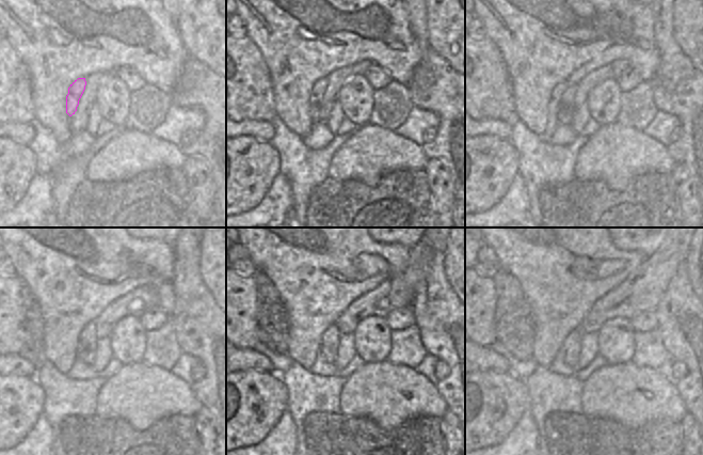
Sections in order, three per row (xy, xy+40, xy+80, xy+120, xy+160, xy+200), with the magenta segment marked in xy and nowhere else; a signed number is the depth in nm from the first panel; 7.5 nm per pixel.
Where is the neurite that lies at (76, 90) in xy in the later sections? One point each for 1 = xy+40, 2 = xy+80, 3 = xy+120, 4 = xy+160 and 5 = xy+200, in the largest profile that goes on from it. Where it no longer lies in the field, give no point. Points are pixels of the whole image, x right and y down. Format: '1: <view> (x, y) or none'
1: xy+40 (319, 87)
2: xy+80 (561, 105)
3: xy+120 (86, 348)
4: xy+160 (330, 342)
5: xy+200 (571, 346)

